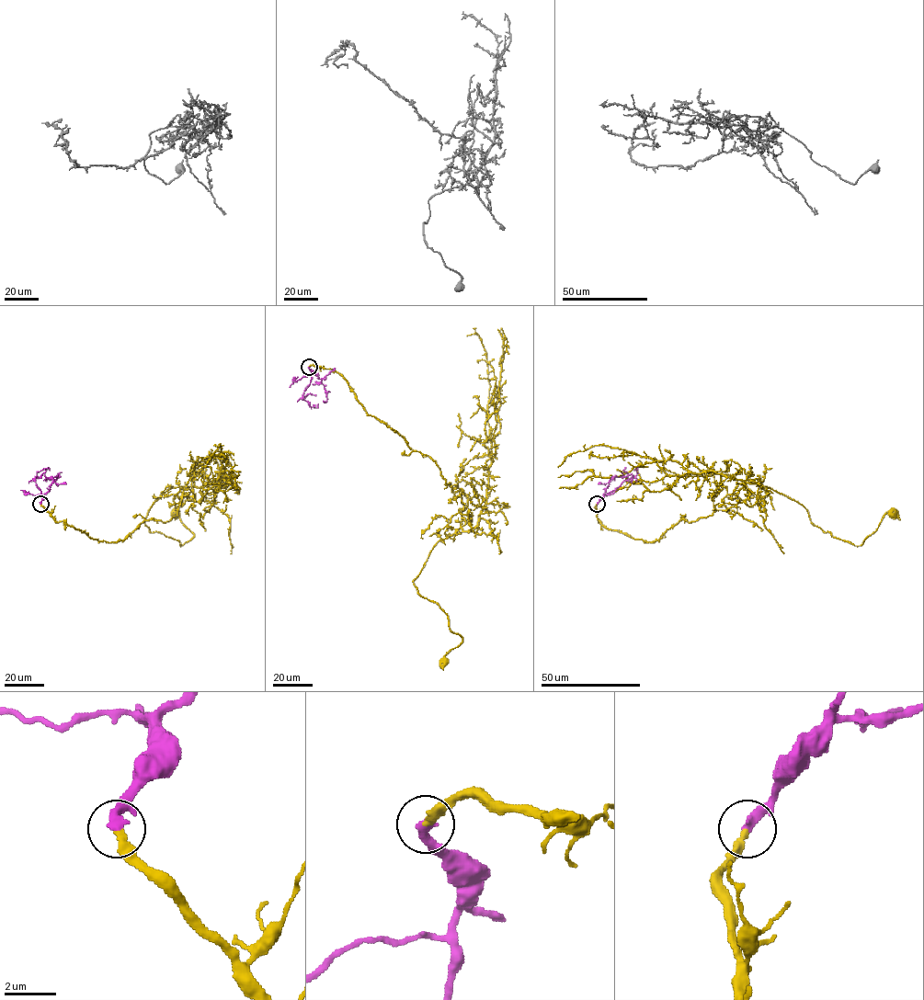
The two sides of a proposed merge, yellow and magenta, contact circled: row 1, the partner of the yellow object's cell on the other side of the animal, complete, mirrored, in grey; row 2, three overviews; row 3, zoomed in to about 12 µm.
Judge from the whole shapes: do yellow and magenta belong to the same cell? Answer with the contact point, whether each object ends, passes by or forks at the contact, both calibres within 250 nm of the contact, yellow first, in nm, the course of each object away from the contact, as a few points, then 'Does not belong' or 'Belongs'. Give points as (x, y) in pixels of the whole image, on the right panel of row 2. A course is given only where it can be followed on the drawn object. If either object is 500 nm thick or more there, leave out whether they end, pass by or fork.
Place: (597, 504). At the ring yellow ends. At the ring magenta ends. Thickness 320 nm (yellow) against 420 nm. Course of yellow: (597, 504), (602, 526), (653, 542), (681, 519), (712, 515), (721, 476), (741, 469), (857, 546), (893, 515). Course of magenta: (597, 503), (604, 495), (612, 494), (623, 482), (633, 478), (637, 469), (633, 470). Belongs

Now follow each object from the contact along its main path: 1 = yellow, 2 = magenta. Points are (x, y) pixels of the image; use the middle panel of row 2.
1: (309, 367), (338, 372), (369, 414), (467, 495), (462, 531), (438, 542), (413, 583), (462, 638), (444, 663)
2: (309, 367), (310, 382), (302, 397), (311, 407), (316, 407), (317, 403)

